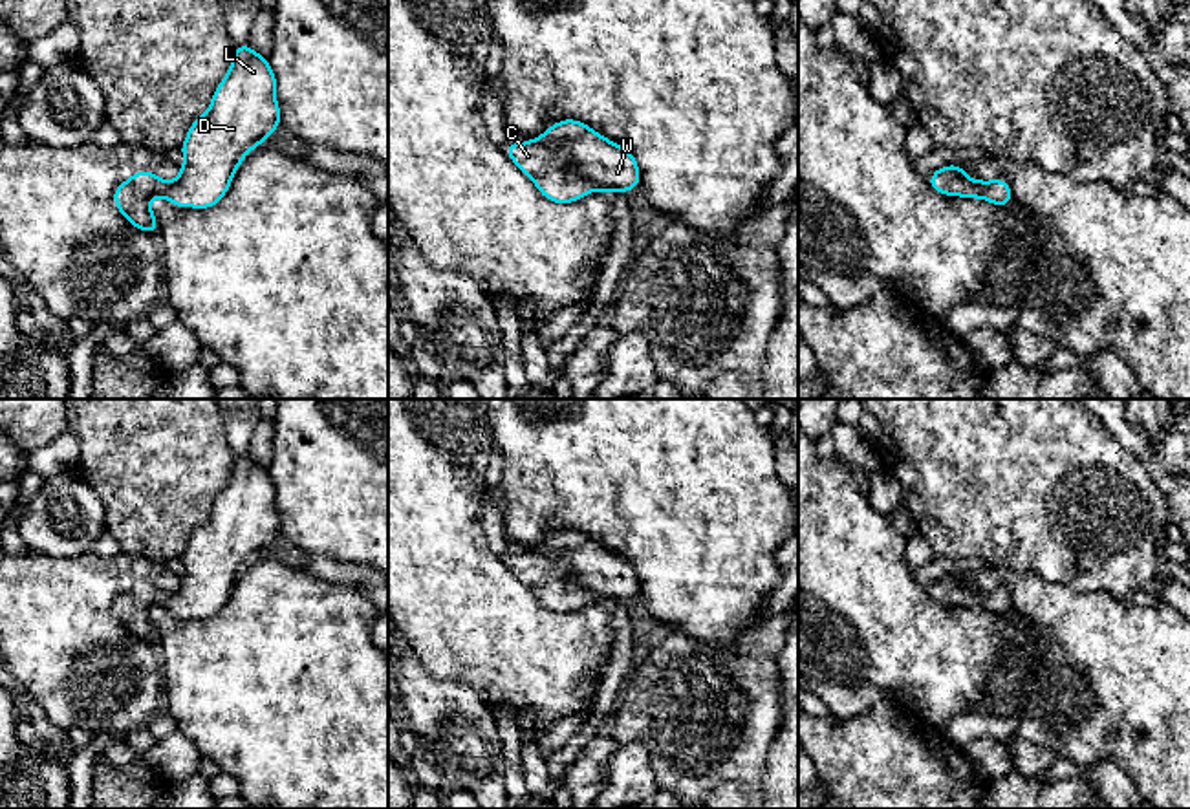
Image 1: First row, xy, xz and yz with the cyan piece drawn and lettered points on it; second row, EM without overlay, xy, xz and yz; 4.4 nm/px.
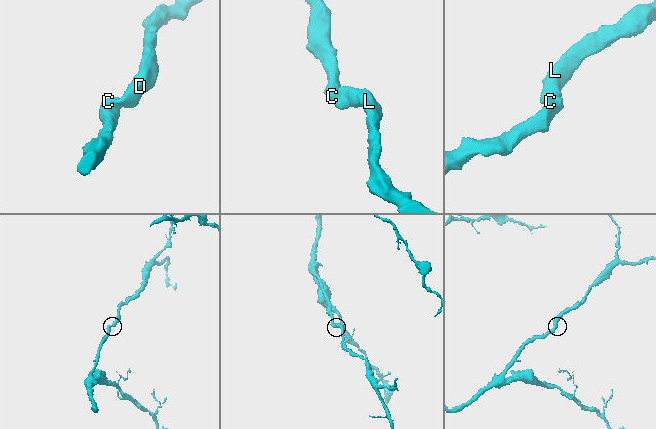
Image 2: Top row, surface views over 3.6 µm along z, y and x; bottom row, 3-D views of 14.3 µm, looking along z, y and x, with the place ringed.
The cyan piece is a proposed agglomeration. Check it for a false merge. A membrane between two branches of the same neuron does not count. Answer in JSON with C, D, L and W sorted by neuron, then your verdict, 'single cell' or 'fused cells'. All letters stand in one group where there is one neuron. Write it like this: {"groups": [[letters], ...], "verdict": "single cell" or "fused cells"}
{"groups": [["C", "D", "L", "W"]], "verdict": "single cell"}

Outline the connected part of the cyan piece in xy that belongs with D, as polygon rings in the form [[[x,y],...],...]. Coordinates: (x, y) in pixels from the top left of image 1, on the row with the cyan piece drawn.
[[[249,44],[236,46],[211,108],[192,123],[179,146],[185,156],[179,178],[163,181],[148,170],[137,170],[114,190],[121,214],[135,229],[157,234],[157,220],[148,207],[154,196],[165,196],[176,207],[216,205],[247,152],[280,126],[275,90],[269,60]]]

